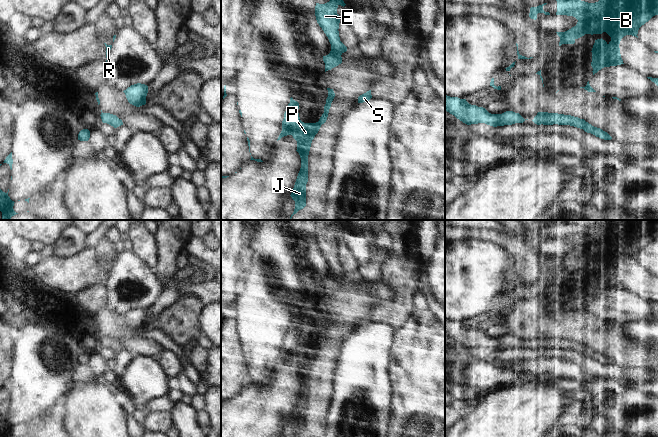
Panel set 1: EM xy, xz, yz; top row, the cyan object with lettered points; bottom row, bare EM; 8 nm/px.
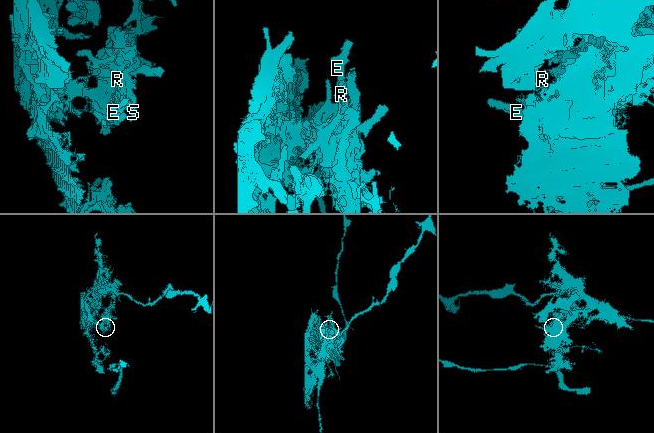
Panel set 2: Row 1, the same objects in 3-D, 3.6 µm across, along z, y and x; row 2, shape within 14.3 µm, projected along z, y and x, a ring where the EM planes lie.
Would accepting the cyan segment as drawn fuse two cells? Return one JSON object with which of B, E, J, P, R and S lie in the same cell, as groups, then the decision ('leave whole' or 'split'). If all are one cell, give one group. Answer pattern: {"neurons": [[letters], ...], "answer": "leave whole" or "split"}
{"neurons": [["B", "J", "P", "R", "S"], ["E"]], "answer": "split"}

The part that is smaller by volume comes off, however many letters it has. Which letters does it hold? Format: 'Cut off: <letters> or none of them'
Cut off: E

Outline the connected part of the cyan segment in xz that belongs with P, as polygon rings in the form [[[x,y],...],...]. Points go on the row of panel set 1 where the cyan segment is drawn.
[[[327,88],[328,97],[324,106],[324,113],[316,123],[304,123],[300,120],[298,109],[299,103],[292,97],[284,113],[282,121],[282,131],[277,139],[292,135],[297,141],[297,152],[301,158],[301,168],[298,173],[294,188],[291,193],[292,199],[295,201],[295,209],[290,217],[306,206],[306,184],[308,182],[308,155],[311,147],[312,140],[318,133],[322,124],[327,120],[331,103],[335,97],[333,89]]]

